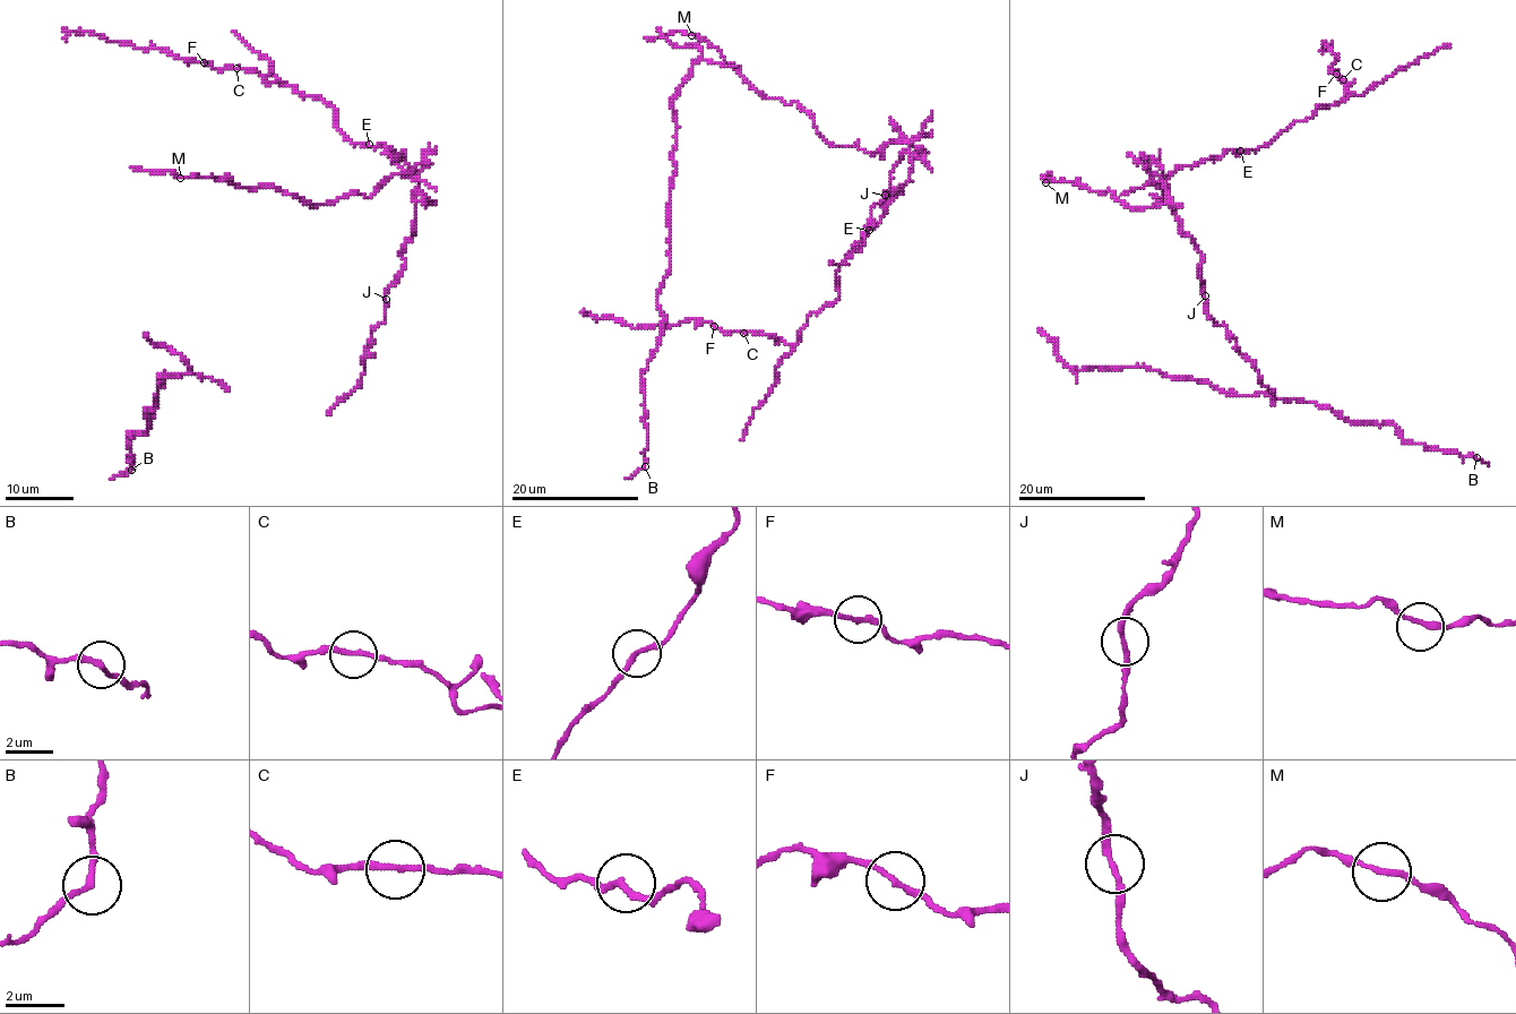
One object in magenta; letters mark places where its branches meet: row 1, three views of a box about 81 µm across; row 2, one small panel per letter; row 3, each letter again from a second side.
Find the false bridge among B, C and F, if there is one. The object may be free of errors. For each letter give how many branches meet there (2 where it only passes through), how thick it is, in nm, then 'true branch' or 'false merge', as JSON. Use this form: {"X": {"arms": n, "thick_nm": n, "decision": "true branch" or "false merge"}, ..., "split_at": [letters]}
{"B": {"arms": 2, "thick_nm": 200, "decision": "true branch"}, "C": {"arms": 2, "thick_nm": 200, "decision": "false merge"}, "F": {"arms": 2, "thick_nm": 200, "decision": "true branch"}, "split_at": ["C"]}

